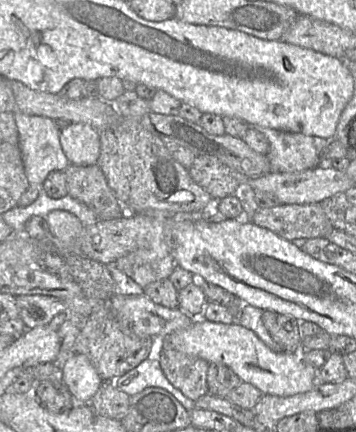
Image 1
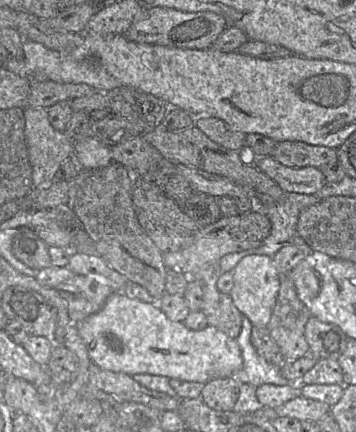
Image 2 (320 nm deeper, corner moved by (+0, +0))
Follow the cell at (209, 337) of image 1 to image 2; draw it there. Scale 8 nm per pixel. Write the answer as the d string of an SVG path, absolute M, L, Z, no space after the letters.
M120 291L113 293L99 311L76 325L91 361L103 370L125 373L130 376L146 373L206 383L216 378L236 377L243 366L241 350L236 339L223 331L210 324L202 330L191 330L183 322L169 319L158 306L158 302L146 303L130 298Z

